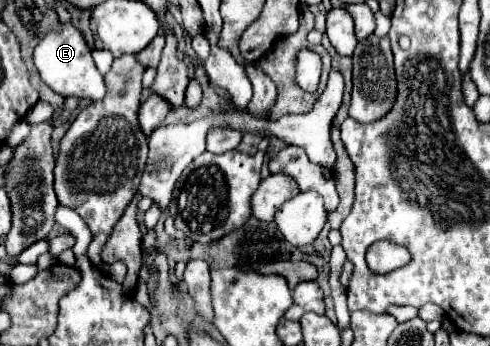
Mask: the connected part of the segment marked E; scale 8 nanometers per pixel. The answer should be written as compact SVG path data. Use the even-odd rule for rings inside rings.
M61 25L61 31L51 31L43 41L35 47L35 67L41 73L41 81L47 83L61 97L77 97L89 101L101 101L105 97L103 75L97 71L91 49L83 35L73 25Z

